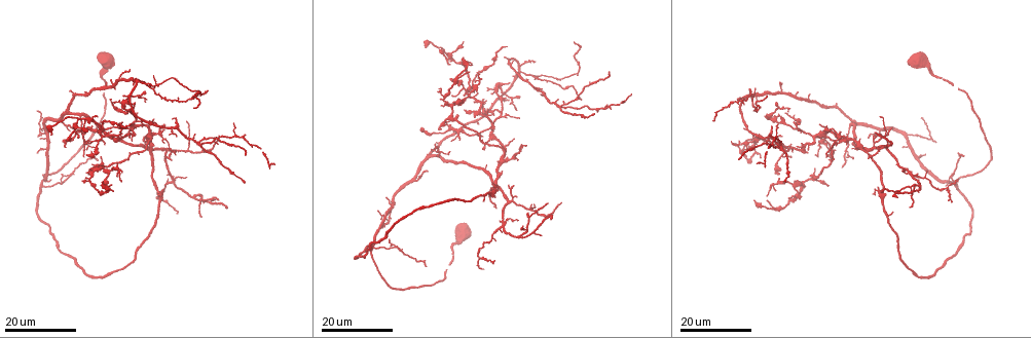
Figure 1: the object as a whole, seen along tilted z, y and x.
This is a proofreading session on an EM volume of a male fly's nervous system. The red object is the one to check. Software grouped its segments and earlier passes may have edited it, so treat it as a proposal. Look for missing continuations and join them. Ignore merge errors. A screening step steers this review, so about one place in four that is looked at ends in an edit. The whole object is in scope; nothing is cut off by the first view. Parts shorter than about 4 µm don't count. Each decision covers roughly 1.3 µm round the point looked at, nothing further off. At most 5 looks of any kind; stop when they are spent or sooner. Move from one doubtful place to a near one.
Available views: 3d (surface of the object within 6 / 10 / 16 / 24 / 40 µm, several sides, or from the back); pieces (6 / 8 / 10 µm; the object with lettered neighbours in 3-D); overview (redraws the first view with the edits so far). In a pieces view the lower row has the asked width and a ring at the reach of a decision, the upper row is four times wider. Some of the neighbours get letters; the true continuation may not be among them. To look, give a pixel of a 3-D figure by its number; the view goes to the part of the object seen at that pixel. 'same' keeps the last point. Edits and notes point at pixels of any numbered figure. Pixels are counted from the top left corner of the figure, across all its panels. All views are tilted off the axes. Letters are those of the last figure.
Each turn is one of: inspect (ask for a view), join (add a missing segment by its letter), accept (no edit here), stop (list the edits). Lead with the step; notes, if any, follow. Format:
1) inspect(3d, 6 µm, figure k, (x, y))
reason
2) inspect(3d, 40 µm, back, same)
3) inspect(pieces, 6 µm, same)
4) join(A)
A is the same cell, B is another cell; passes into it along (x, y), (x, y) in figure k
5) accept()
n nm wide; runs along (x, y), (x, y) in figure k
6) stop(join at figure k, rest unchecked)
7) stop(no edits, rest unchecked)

inspect(3d, 16 µm, figure 1, (522, 227))
an open end

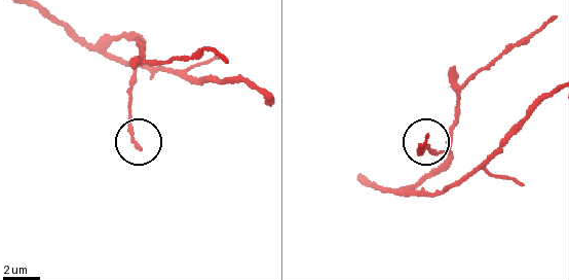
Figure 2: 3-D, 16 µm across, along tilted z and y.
inspect(pieces, 10 µm, figure 2, (429, 136))

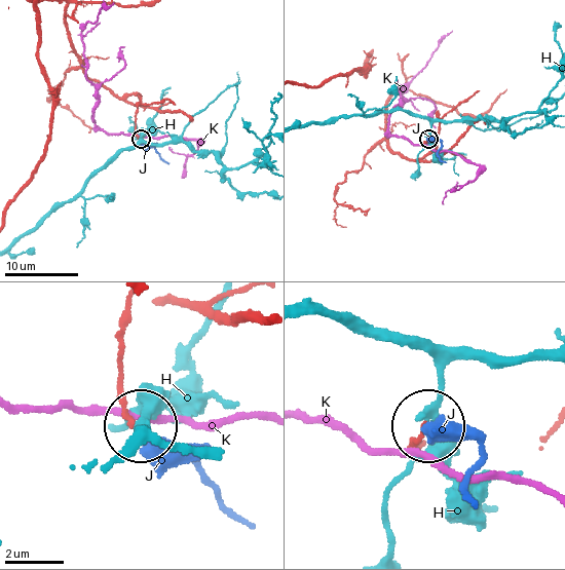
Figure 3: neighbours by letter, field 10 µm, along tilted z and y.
accept()
H, J and K are other cells; none of them fits

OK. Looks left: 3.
inspect(3d, 24 µm, figure 1, (216, 198))
an open end

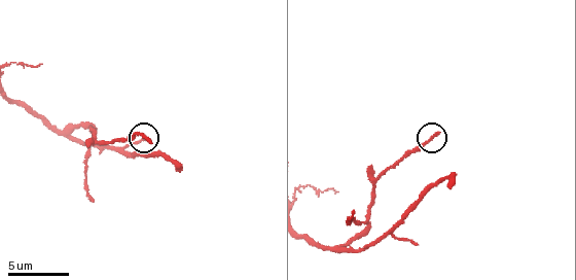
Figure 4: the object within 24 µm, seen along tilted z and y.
inspect(pieces, 8 µm, figure 4, (148, 141))

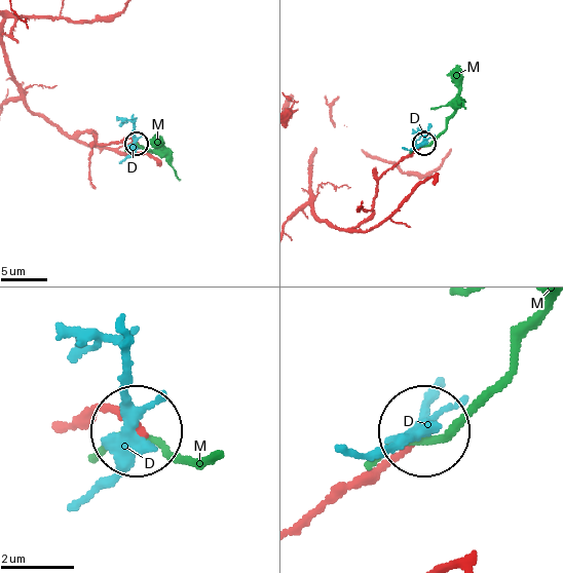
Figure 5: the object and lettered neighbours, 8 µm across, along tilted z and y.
accept()
D and M are other cells; runs along (321, 218), (343, 229), (361, 224), (380, 178), (423, 143) in figure 5; no lettered segment goes on from it

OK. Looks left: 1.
stop(no edits, rest unchecked)

